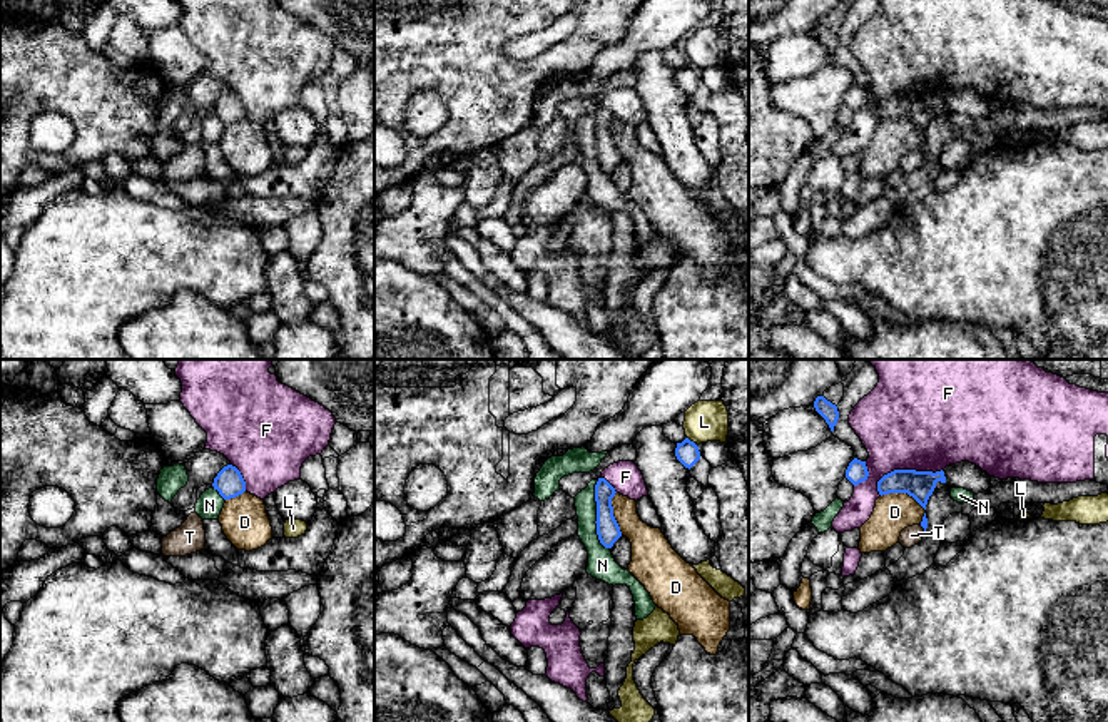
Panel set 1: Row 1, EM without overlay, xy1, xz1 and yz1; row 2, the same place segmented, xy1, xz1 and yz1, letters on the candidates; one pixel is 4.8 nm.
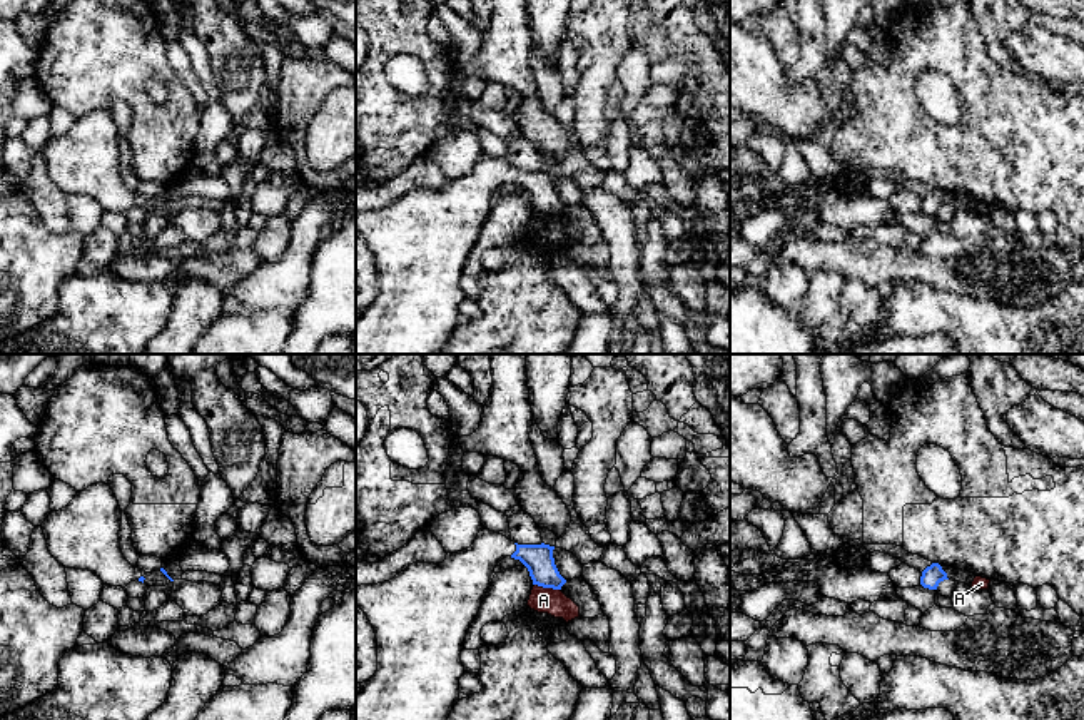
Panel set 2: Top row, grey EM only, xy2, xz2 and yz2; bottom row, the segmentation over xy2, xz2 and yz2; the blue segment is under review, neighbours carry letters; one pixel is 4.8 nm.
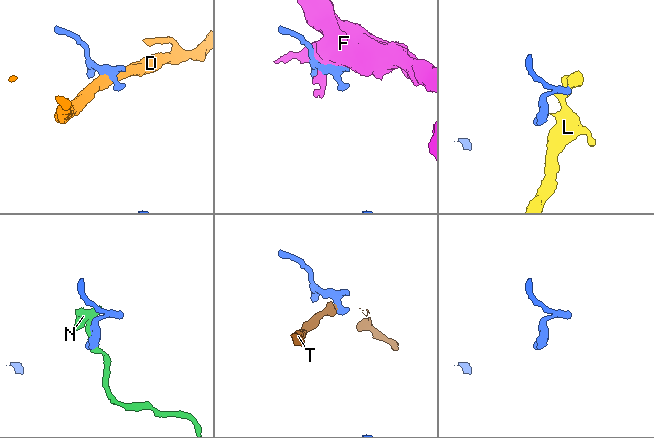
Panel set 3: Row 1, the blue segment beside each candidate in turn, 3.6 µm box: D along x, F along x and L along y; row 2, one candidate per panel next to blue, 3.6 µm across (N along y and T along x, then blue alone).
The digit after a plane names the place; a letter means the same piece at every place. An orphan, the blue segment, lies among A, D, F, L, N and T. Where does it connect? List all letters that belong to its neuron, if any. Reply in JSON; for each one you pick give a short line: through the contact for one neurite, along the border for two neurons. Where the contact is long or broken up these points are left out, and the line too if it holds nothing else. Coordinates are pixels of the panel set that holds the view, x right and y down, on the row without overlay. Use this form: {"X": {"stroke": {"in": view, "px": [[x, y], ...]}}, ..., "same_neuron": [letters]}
{"same_neuron": []}

